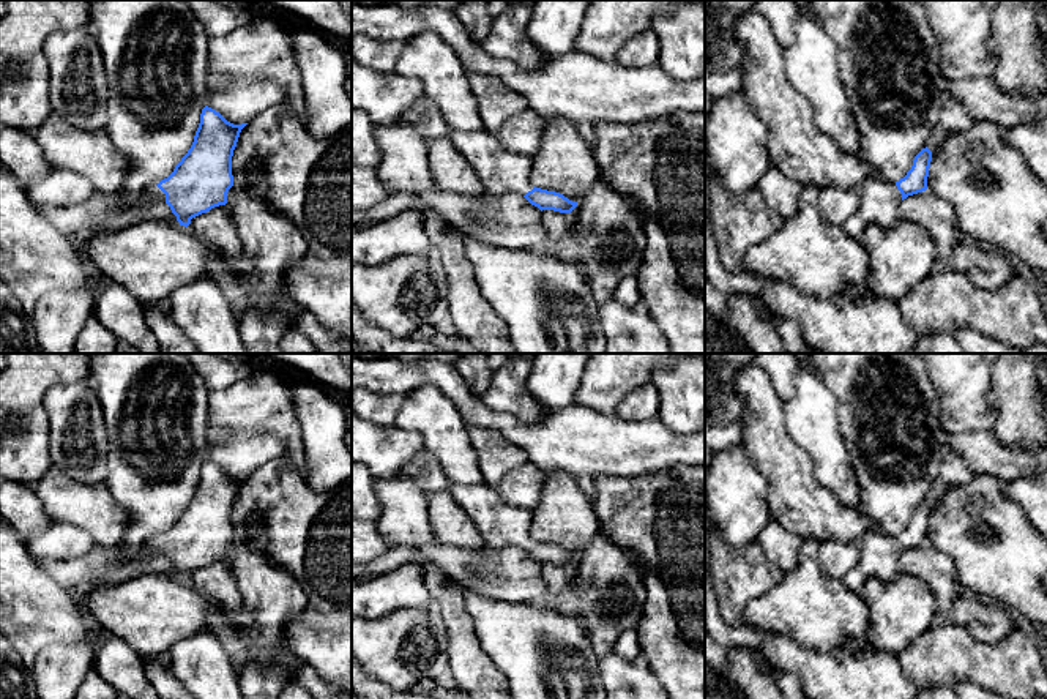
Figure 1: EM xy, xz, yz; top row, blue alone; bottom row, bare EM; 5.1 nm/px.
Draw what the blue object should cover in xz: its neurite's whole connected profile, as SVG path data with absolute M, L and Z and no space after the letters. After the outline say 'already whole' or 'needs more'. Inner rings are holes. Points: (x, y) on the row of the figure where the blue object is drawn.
M427 96L405 114L405 121L426 140L449 137L475 169L489 194L520 194L541 211L571 213L577 207L577 202L569 200L560 193L531 185L530 156L506 150L486 129L470 133L454 131L443 121L437 106Z; needs more

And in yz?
M926 147L915 156L911 169L899 181L885 181L870 175L859 188L856 213L842 224L845 234L861 241L869 224L896 226L900 202L927 189L930 161L932 151Z; needs more

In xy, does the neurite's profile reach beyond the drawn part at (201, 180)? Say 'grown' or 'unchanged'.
grown

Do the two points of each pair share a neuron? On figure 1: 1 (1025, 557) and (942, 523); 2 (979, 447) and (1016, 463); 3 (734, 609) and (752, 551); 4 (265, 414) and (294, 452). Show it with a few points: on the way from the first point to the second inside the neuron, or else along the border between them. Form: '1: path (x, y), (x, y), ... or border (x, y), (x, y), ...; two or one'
1: path (1005, 557), (991, 545), (976, 545), (962, 534); one
2: path (989, 456), (1006, 463); one
3: path (734, 595), (738, 578), (748, 565); one
4: path (275, 422), (294, 442); one

